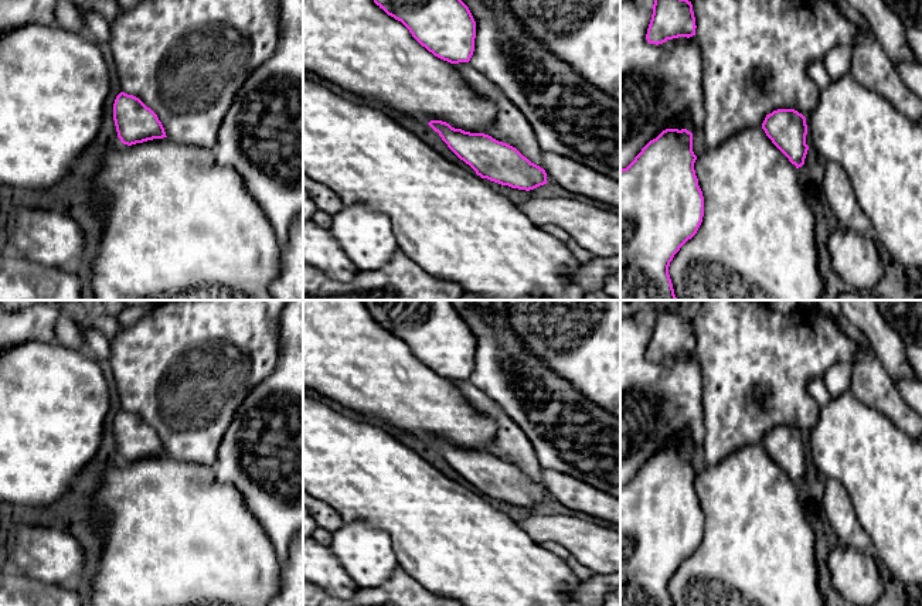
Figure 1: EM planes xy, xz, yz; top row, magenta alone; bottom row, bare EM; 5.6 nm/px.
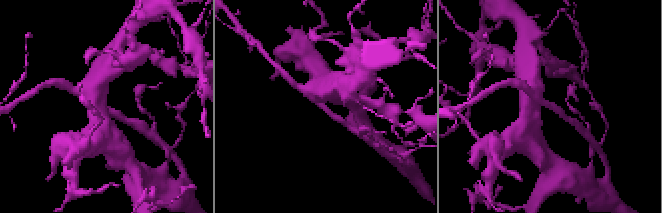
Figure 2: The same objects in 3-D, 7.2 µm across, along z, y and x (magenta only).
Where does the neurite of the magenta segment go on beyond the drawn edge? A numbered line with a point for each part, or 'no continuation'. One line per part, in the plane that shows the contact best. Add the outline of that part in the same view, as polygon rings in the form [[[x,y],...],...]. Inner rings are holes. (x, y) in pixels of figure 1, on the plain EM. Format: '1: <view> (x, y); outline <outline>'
no continuation

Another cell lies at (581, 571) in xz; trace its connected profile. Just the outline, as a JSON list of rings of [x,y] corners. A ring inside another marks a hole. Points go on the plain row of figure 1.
[[[569,556],[567,559],[567,564],[571,568],[571,571],[575,573],[575,576],[579,578],[582,582],[586,582],[592,576],[595,576],[595,573],[589,568],[586,568],[585,565],[582,565],[574,556]]]

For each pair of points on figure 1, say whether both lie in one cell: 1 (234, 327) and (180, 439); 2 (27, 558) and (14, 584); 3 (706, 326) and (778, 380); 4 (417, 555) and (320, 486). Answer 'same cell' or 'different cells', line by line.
1: same cell
2: different cells
3: same cell
4: same cell

